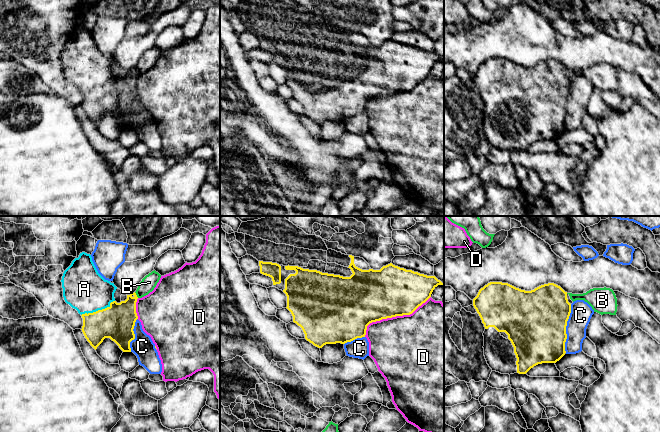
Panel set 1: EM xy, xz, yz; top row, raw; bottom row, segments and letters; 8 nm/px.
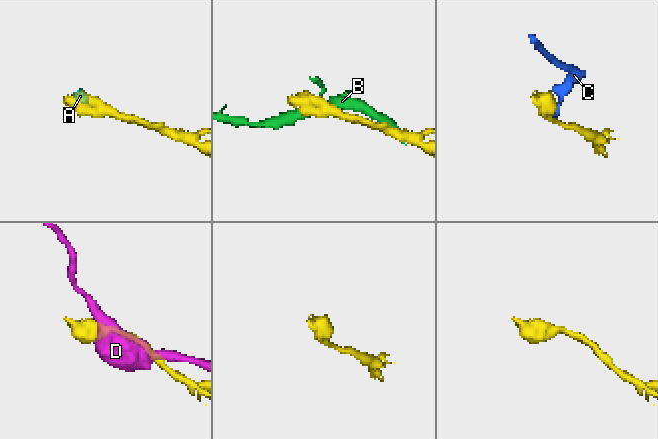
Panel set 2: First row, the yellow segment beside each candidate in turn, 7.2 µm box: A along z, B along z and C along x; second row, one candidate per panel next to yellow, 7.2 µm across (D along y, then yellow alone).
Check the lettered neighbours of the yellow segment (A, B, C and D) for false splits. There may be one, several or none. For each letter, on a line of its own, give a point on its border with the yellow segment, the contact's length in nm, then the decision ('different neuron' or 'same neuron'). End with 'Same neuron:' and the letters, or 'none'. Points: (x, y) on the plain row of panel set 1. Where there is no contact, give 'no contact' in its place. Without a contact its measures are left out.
A: meets yellow in xy at (98, 86); contact 300 nm long; same neuron
B: meets yellow in xy at (136, 71); contact 60 nm long; different neuron
C: meets yellow in yz at (565, 104); contact 400 nm long; different neuron
D: meets yellow in xz at (393, 92); contact 650 nm long; different neuron
Same neuron: A

